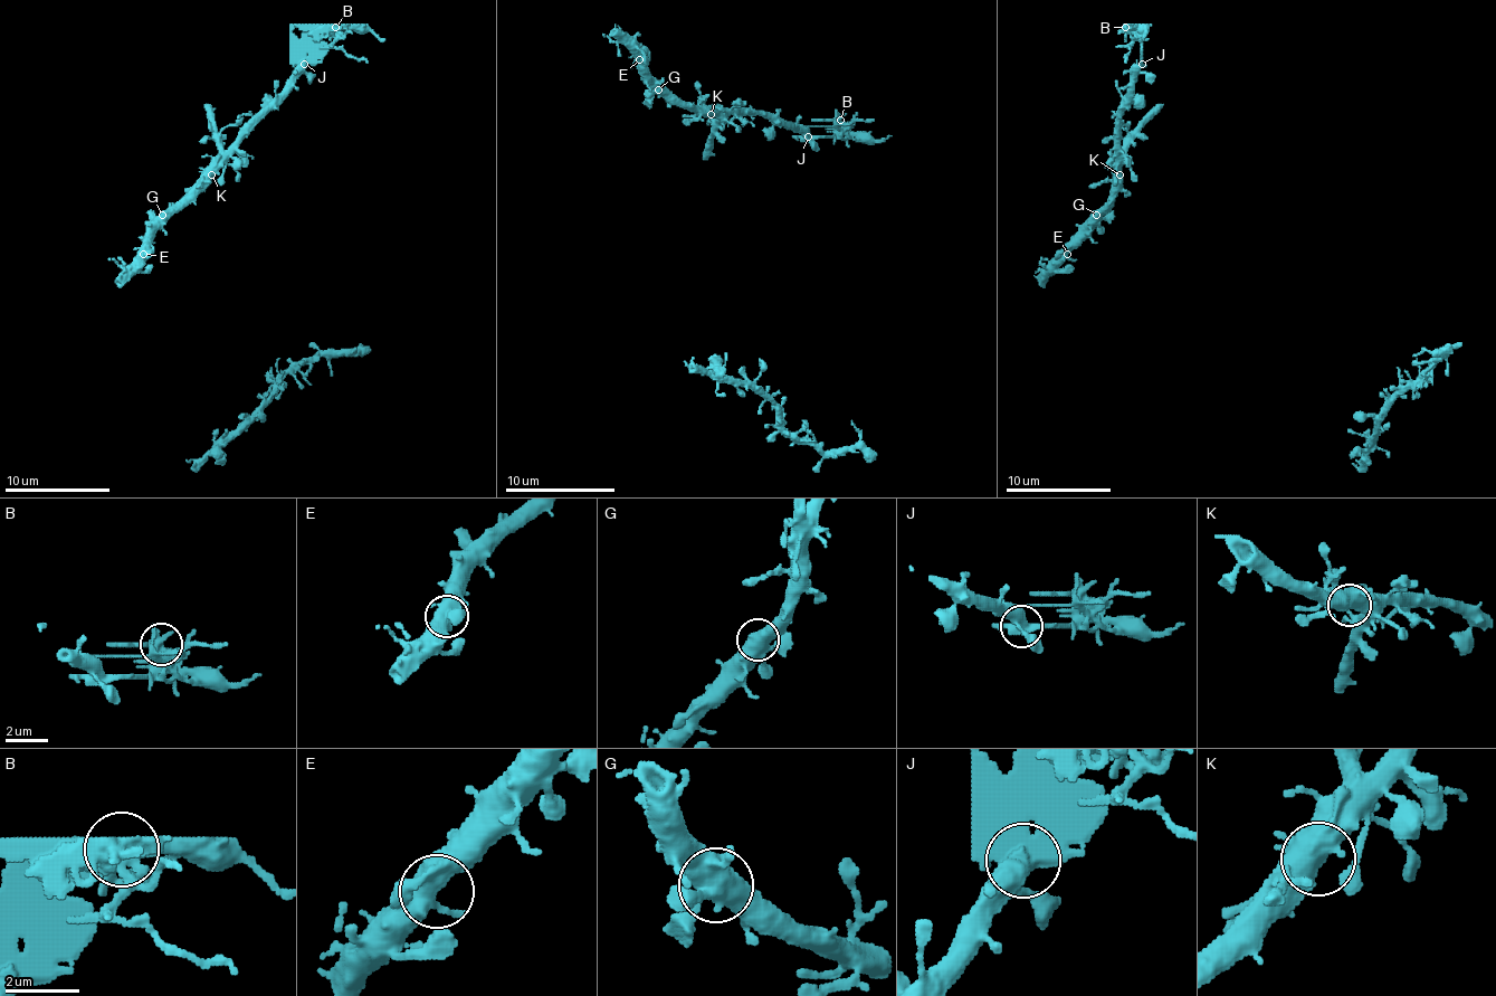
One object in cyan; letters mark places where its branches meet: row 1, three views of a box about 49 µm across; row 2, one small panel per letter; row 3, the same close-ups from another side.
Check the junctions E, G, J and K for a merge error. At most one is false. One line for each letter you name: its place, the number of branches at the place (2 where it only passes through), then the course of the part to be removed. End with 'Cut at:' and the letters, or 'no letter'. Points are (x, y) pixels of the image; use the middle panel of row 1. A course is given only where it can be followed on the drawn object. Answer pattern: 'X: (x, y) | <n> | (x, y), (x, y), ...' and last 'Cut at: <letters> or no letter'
J: (808, 136) | 3 | (807, 136), (878, 142), (892, 136)
Cut at: J

